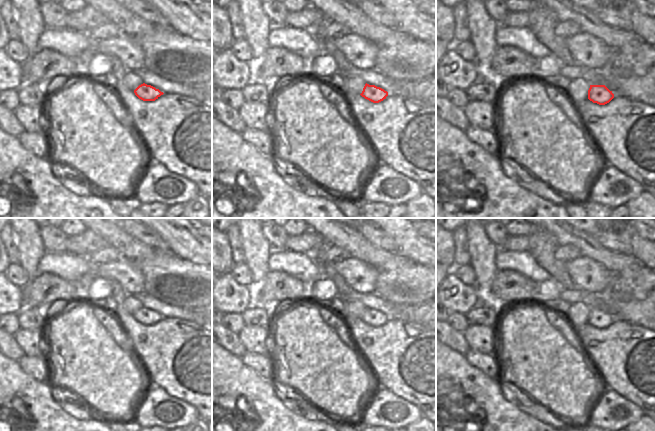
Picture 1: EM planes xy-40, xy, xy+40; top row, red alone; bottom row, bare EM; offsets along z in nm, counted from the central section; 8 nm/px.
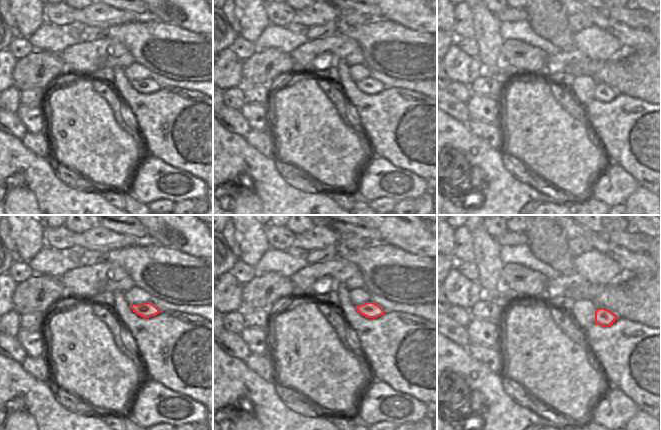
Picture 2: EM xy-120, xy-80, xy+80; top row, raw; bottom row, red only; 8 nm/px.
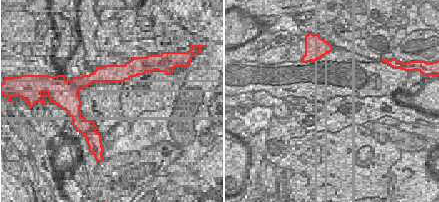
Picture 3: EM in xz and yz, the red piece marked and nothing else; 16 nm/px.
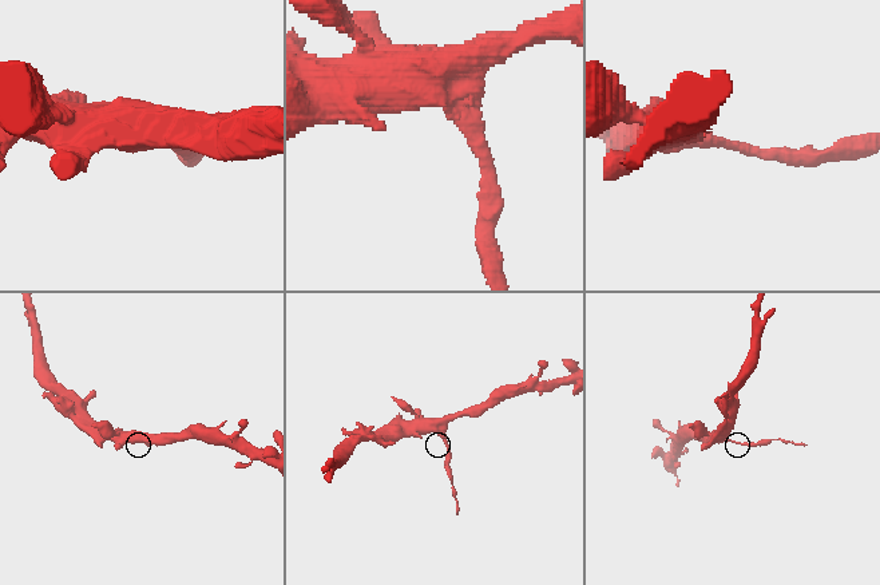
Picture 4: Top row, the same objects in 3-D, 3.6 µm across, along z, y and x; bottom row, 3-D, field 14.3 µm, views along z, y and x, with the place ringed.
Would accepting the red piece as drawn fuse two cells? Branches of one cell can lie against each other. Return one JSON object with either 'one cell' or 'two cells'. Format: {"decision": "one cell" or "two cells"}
{"decision": "two cells"}

